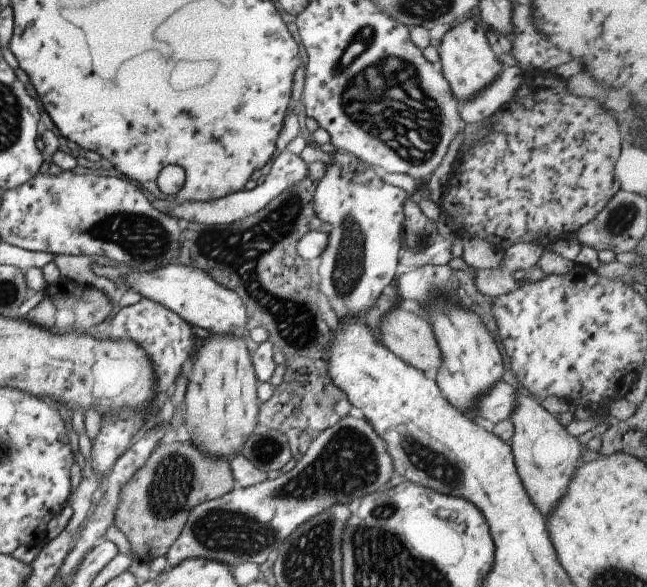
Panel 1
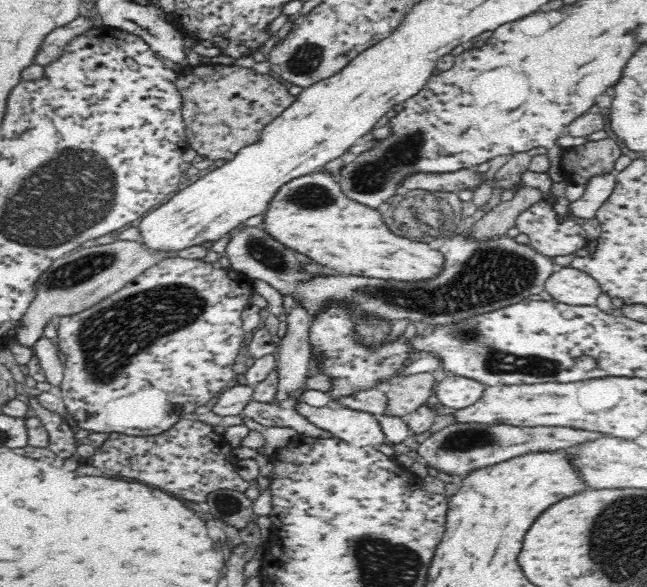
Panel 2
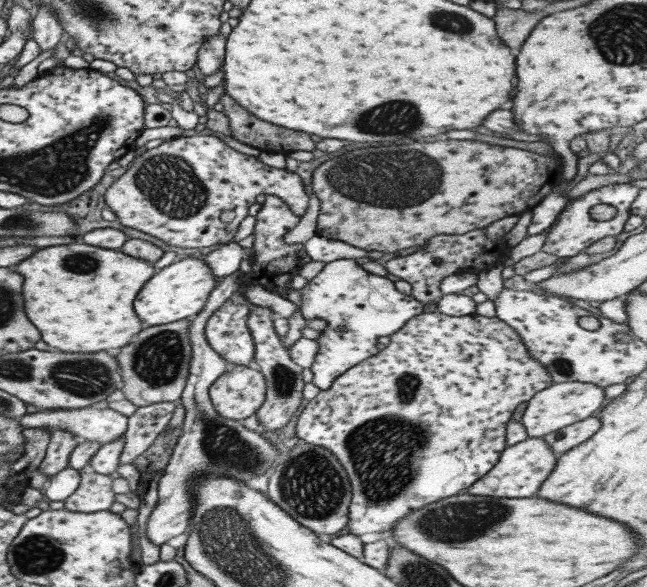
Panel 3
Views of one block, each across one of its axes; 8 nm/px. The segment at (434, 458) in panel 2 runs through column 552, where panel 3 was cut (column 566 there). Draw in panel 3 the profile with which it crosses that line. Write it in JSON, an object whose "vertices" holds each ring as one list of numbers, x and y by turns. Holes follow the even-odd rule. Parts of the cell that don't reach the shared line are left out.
{"vertices":[[587,417,579,422,569,424,569,426,564,426,560,430,545,434,543,440,549,446,549,450,558,455,581,445,585,440,591,438,593,434,596,434,599,427,600,419]]}

